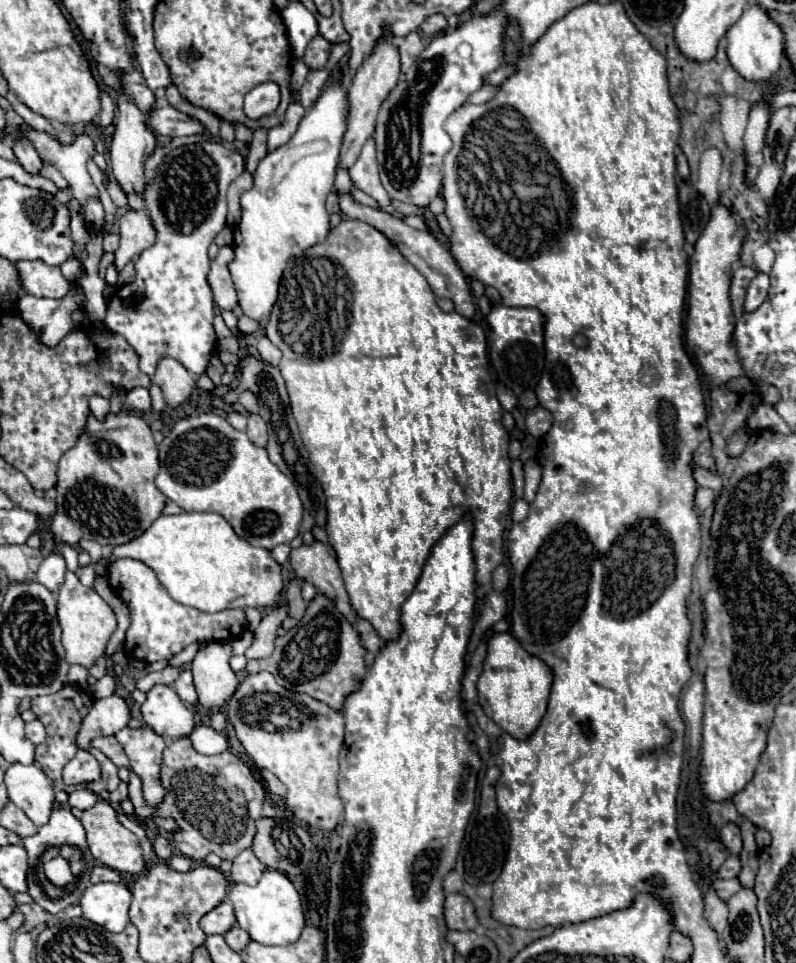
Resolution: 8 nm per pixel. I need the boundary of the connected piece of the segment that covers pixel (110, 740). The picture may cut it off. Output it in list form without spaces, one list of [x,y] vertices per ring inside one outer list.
[[[97,737],[97,741],[91,741],[93,747],[97,747],[99,751],[103,751],[117,767],[127,767],[131,771],[129,759],[123,753],[123,747],[115,741],[115,737]]]

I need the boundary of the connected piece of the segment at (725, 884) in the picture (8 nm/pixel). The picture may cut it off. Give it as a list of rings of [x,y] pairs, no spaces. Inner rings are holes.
[[[715,879],[715,881],[711,881],[711,883],[707,885],[707,889],[715,889],[717,897],[723,899],[723,901],[727,901],[731,895],[735,895],[735,893],[741,889],[741,885],[739,885],[737,879],[729,879],[729,881]]]

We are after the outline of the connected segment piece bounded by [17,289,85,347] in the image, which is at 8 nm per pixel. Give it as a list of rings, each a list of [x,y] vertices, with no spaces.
[[[81,289],[79,293],[69,293],[63,299],[37,299],[23,293],[17,301],[17,309],[39,341],[47,347],[55,347],[65,335],[75,331],[71,315],[83,301],[85,297]]]

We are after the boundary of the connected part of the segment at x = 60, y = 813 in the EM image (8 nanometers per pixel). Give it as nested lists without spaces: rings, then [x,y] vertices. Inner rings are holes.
[[[65,805],[55,807],[49,817],[49,823],[43,825],[37,835],[27,837],[23,841],[23,845],[25,845],[28,865],[31,865],[31,869],[37,864],[37,861],[39,862],[39,855],[47,847],[63,847],[63,845],[73,845],[73,847],[81,849],[83,859],[85,859],[85,863],[88,863],[84,872],[87,869],[92,870],[94,866],[93,857],[91,857],[91,853],[87,849],[87,841],[85,841],[85,829],[81,825],[81,821],[75,819],[71,809]]]

